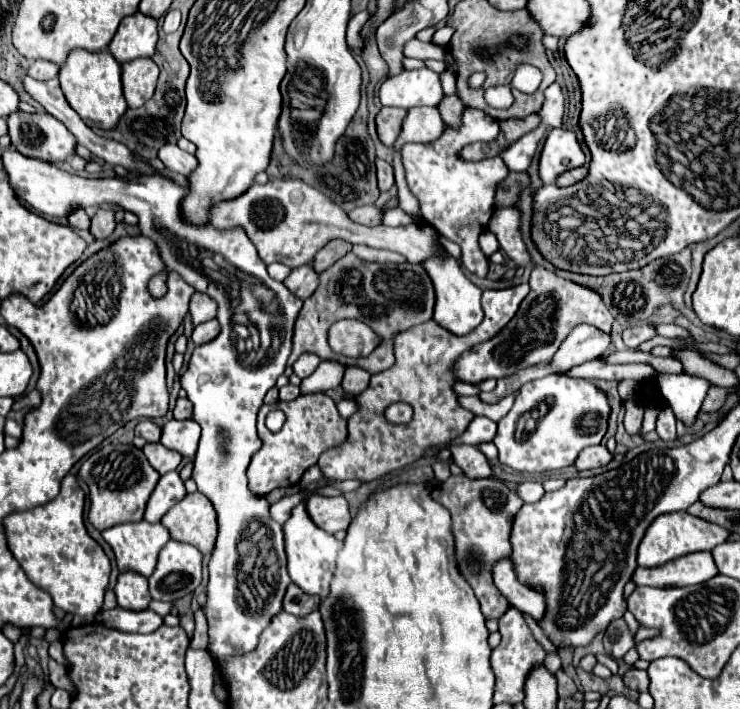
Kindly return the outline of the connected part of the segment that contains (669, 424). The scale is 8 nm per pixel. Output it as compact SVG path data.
M664 406L656 421L655 431L663 441L675 441L677 439L676 417L669 406Z

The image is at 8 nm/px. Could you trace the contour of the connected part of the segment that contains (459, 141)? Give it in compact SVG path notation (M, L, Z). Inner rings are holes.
M451 125L431 143L403 145L403 165L407 171L407 185L421 203L421 213L439 235L455 241L461 247L463 265L477 277L487 277L487 257L479 251L477 237L487 229L495 207L495 181L479 175L479 163L463 163L459 151L473 143L475 135L463 135Z

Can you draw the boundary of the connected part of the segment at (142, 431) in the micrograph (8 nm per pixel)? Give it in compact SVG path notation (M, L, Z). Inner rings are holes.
M143 419L135 427L135 435L143 437L149 443L157 443L159 437L161 437L161 427L155 421L151 421L151 419Z

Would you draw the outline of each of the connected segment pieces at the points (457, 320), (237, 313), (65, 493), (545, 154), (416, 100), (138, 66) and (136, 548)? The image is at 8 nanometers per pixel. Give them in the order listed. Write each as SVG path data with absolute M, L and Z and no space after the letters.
M447 255L445 259L439 261L439 257L431 257L427 263L423 263L423 267L427 269L433 285L435 285L435 295L437 295L437 303L435 303L435 315L433 319L447 331L455 333L455 335L467 335L471 333L483 319L483 309L481 309L481 289L477 285L473 285L467 275L461 271L459 263Z
M13 147L3 151L3 165L17 197L47 215L67 217L77 207L89 209L101 203L119 205L135 213L141 233L157 243L167 269L177 271L189 285L207 293L219 305L221 333L211 343L195 347L187 371L181 375L181 387L193 403L193 419L201 425L193 481L213 503L219 523L217 543L209 561L207 601L201 609L209 623L207 651L215 661L215 683L225 687L225 673L221 671L225 659L255 649L259 633L263 633L275 613L283 611L283 593L291 583L285 569L283 525L271 519L267 499L247 489L245 471L253 453L261 447L255 427L257 411L265 393L285 371L293 323L303 301L267 275L265 263L243 229L217 231L213 225L195 227L185 223L179 217L185 187L163 173L131 179L83 179L47 161L25 157Z
M65 475L63 485L61 485L61 493L53 501L49 501L45 505L37 505L33 509L15 511L3 519L3 529L5 529L9 551L19 561L19 565L23 567L27 577L37 587L45 589L53 597L53 603L57 607L61 607L67 613L73 613L75 627L83 625L83 623L91 623L95 619L97 611L103 605L103 595L109 585L109 573L111 573L111 563L109 563L105 551L101 549L101 545L95 539L89 537L89 533L85 529L83 505L85 505L85 495L77 483L77 477Z
M549 129L539 157L539 177L543 183L553 183L563 171L585 163L587 155L583 153L573 131Z
M427 67L391 75L381 83L379 89L381 105L393 105L403 109L419 105L435 107L441 101L441 97L443 89L439 83L439 75Z
M133 59L121 65L121 83L127 105L131 109L147 103L155 93L155 83L159 75L159 67L151 59Z
M119 523L103 531L103 539L113 547L119 571L135 571L149 577L155 571L157 555L171 539L161 523Z

